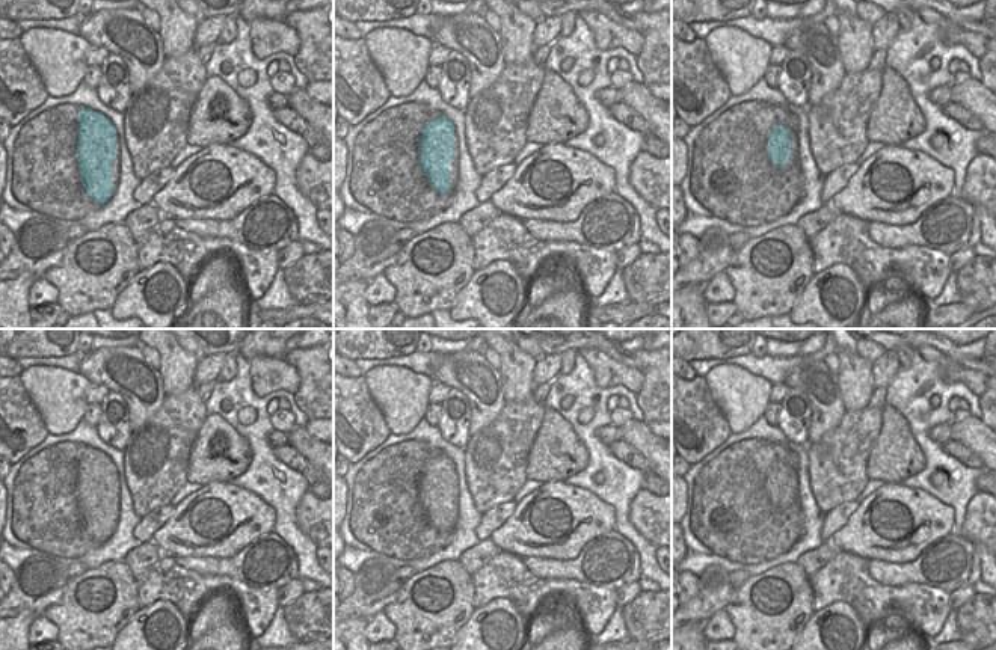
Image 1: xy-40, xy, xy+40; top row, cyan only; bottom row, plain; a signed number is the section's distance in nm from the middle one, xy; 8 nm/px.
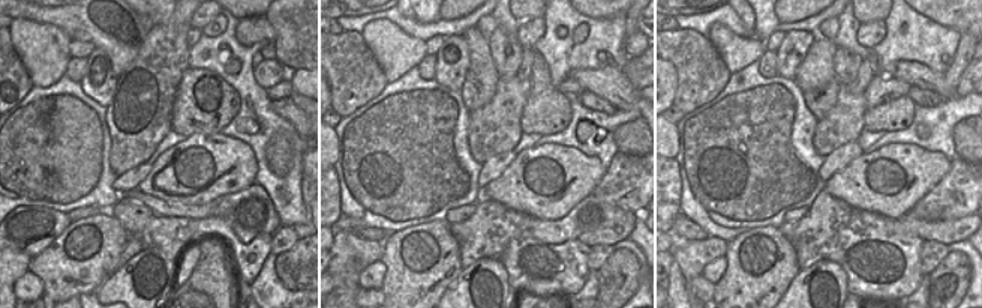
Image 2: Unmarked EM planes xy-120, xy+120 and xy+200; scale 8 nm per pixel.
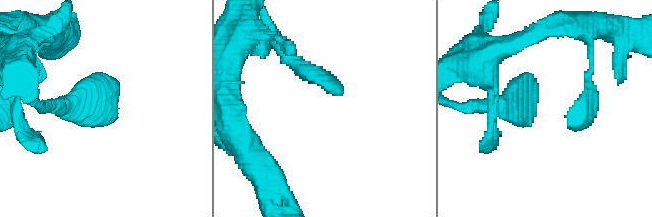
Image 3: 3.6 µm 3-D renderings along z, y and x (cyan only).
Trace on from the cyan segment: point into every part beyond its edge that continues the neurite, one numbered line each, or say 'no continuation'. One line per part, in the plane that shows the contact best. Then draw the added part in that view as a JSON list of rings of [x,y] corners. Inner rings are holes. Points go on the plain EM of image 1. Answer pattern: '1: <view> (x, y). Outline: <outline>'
no continuation.

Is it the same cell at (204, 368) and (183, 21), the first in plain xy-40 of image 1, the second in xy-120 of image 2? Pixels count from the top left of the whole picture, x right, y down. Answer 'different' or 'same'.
different

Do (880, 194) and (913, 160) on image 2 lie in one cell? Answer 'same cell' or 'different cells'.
same cell

